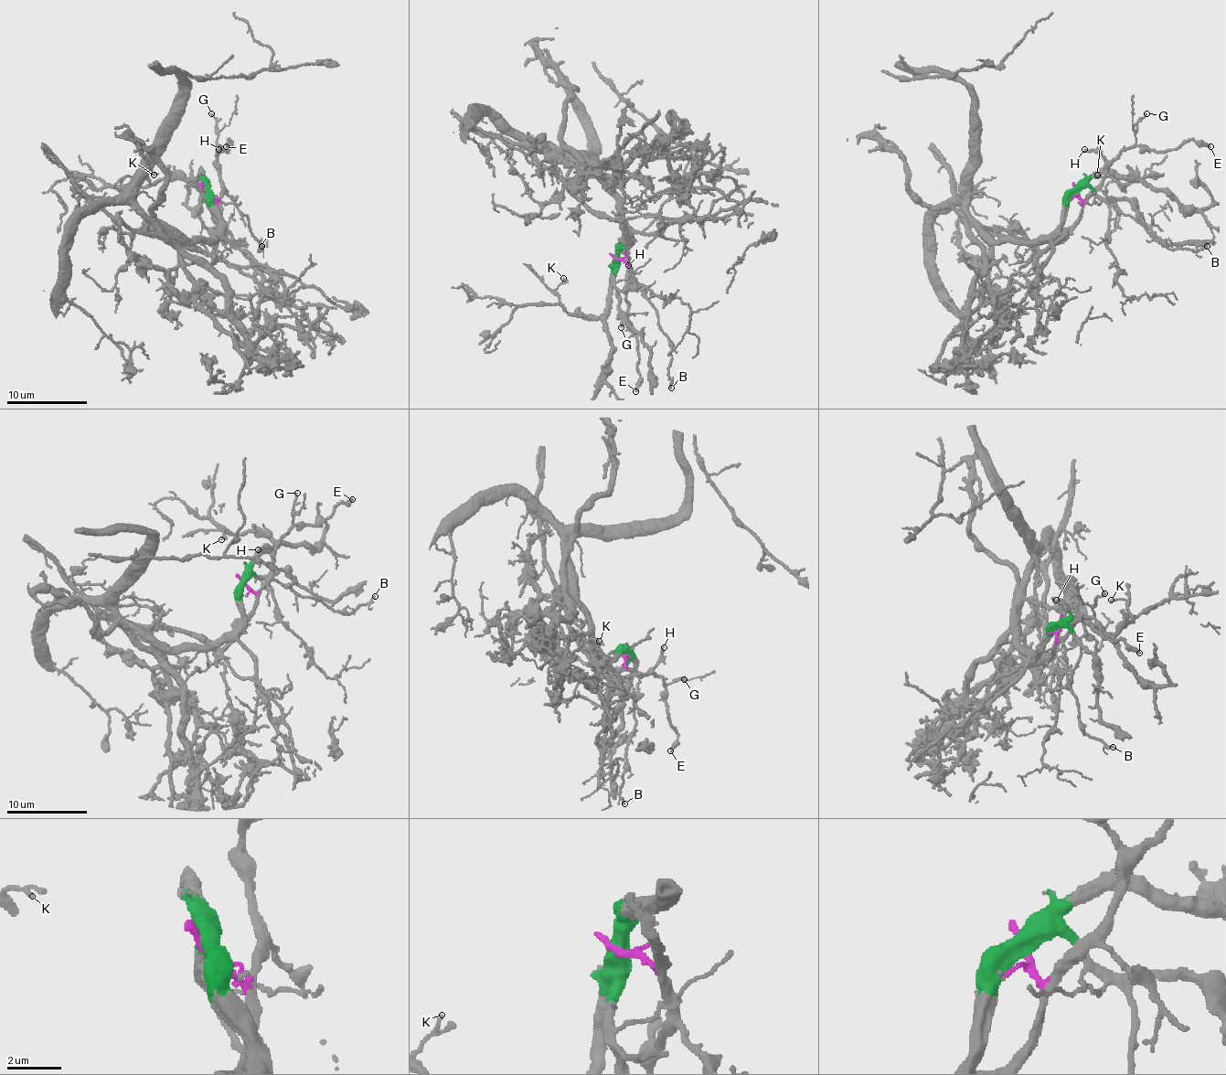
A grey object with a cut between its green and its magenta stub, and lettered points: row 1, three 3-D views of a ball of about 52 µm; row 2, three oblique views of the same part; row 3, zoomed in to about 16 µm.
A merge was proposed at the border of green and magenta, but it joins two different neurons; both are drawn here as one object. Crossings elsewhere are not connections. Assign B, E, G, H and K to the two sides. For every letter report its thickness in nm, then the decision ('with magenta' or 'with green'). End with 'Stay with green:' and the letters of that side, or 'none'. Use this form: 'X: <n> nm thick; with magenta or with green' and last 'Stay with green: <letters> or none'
B: 140 nm thick; with magenta
E: 300 nm thick; with magenta
G: 130 nm thick; with magenta
H: 220 nm thick; with magenta
K: 80 nm thick; with green
Stay with green: K

